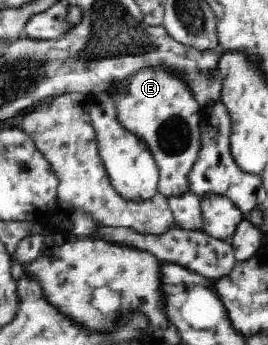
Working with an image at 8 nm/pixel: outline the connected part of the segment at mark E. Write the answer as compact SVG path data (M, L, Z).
M163 65L140 68L114 85L117 86L117 94L113 100L118 106L119 118L127 129L147 141L157 161L160 174L158 192L166 197L189 193L189 176L202 152L202 121L209 105L199 103L191 89L191 82L179 70Z

